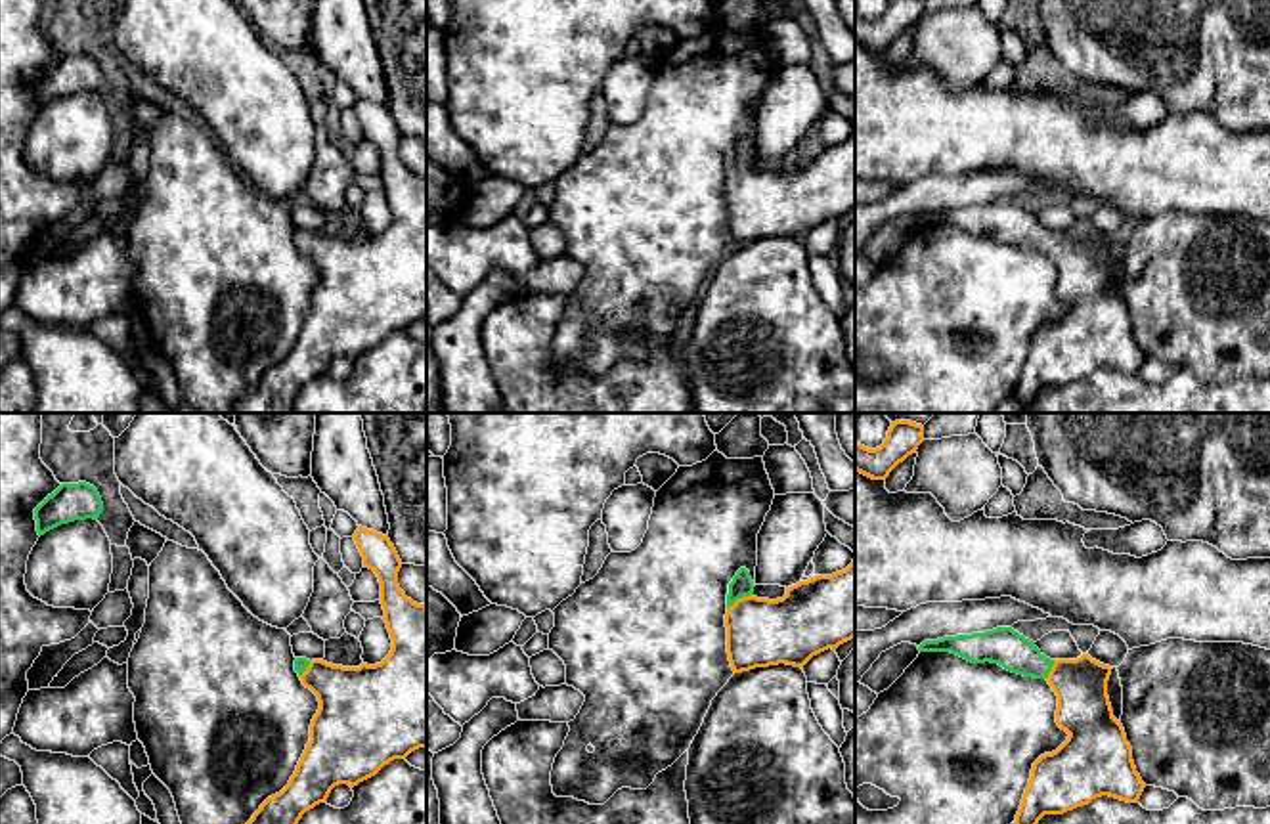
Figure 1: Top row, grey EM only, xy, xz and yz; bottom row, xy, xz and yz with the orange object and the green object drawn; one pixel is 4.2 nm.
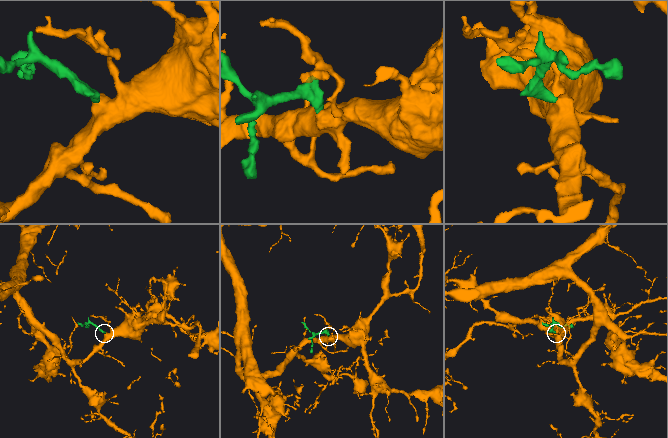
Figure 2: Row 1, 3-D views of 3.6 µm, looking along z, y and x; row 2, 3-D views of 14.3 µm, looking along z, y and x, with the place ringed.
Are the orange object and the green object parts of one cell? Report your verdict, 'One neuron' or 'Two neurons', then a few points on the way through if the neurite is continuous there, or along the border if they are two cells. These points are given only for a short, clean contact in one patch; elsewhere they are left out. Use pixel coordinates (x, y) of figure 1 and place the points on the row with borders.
One neuron. Path across: xz (760, 631), (748, 620), (739, 599), (741, 585)

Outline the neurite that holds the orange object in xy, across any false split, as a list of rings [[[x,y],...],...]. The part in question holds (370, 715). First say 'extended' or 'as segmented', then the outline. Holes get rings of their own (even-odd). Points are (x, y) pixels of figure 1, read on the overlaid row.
extended; [[[360,526],[354,541],[363,566],[379,577],[392,650],[381,663],[360,667],[295,660],[319,709],[289,784],[247,824],[298,824],[306,811],[327,803],[335,786],[354,788],[390,761],[427,748],[427,606],[400,589],[402,560],[388,535]]]

